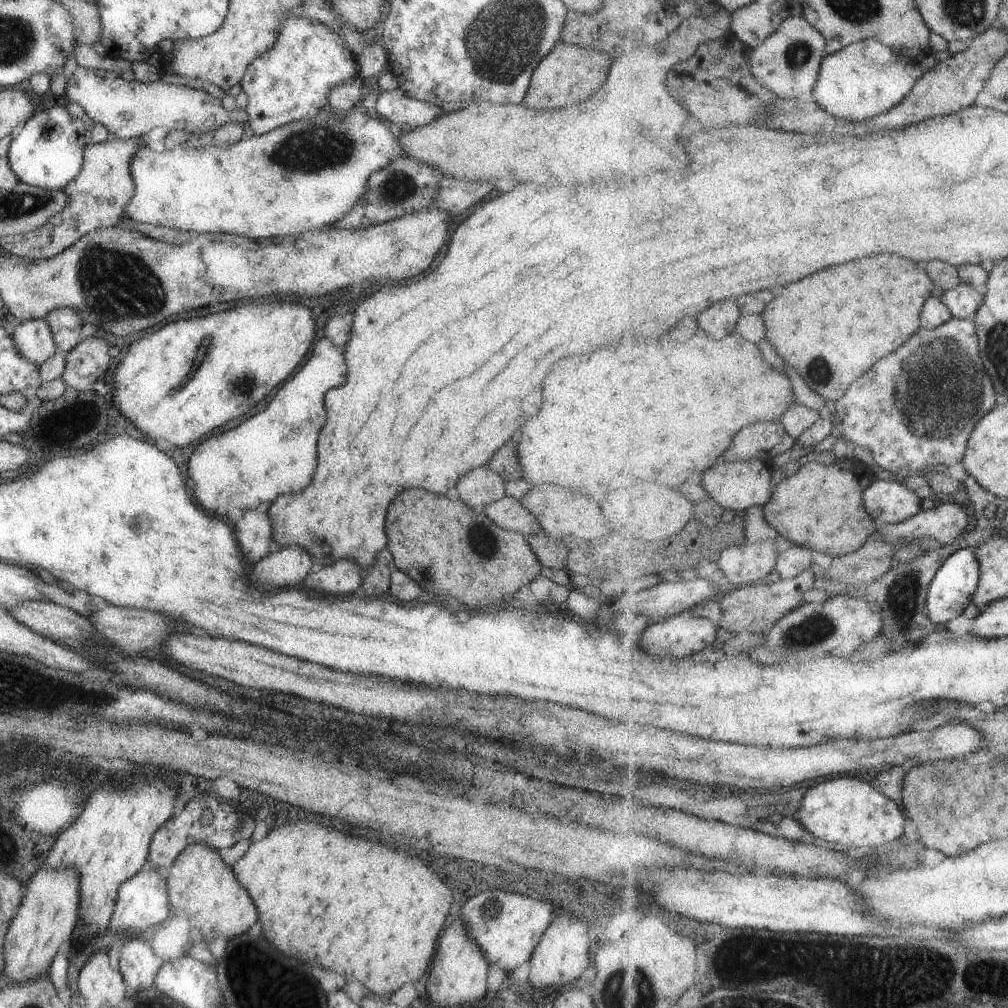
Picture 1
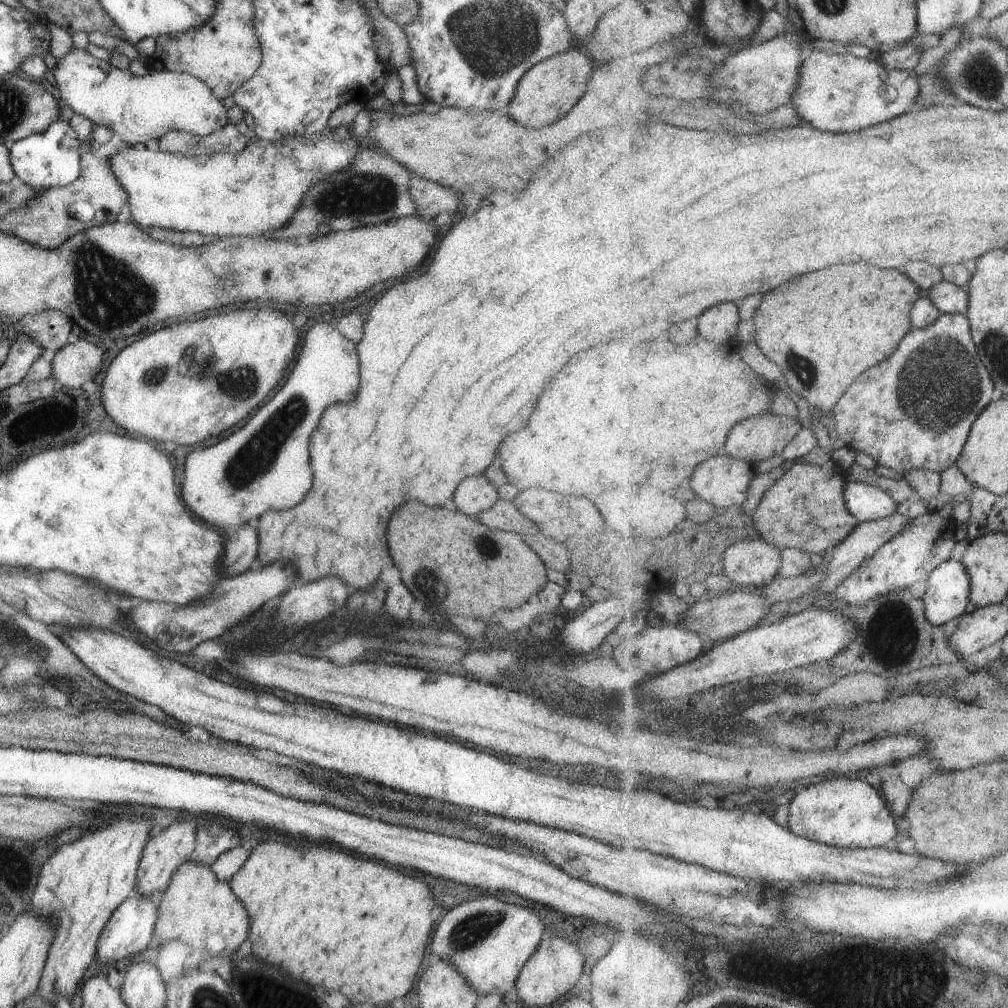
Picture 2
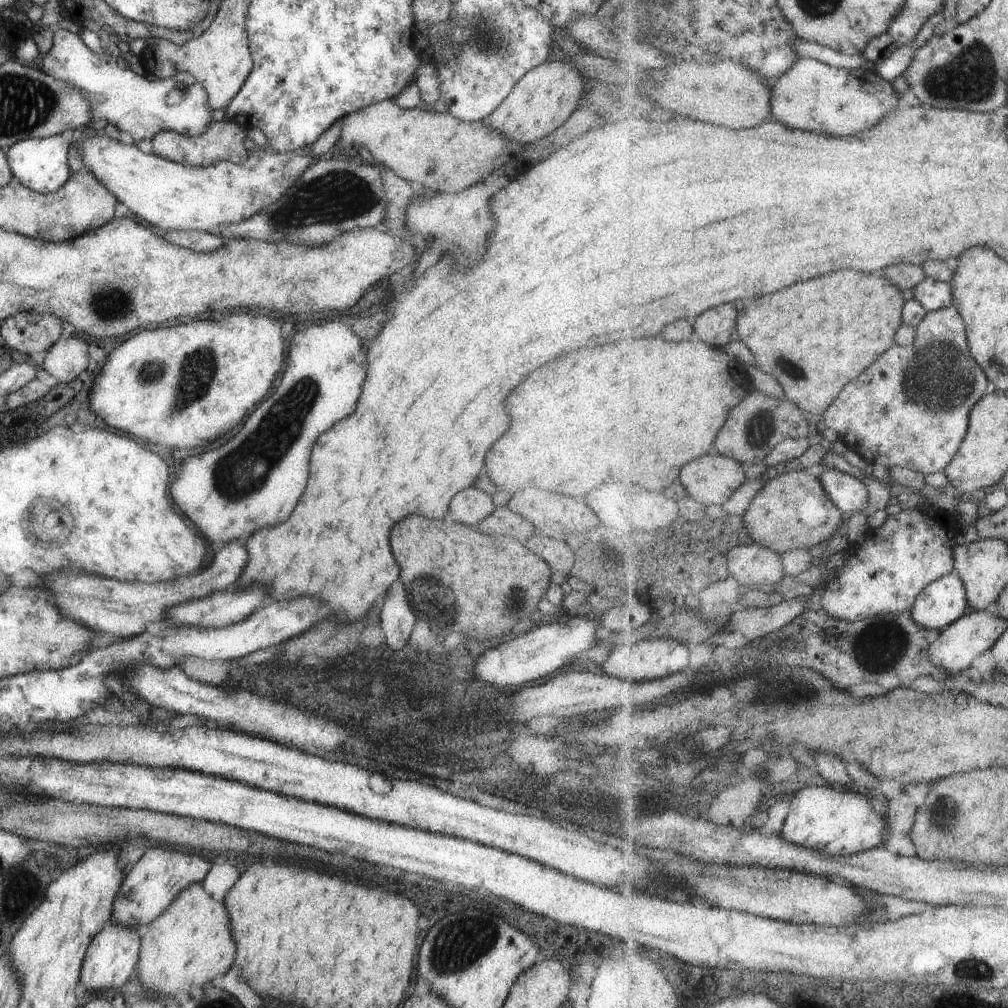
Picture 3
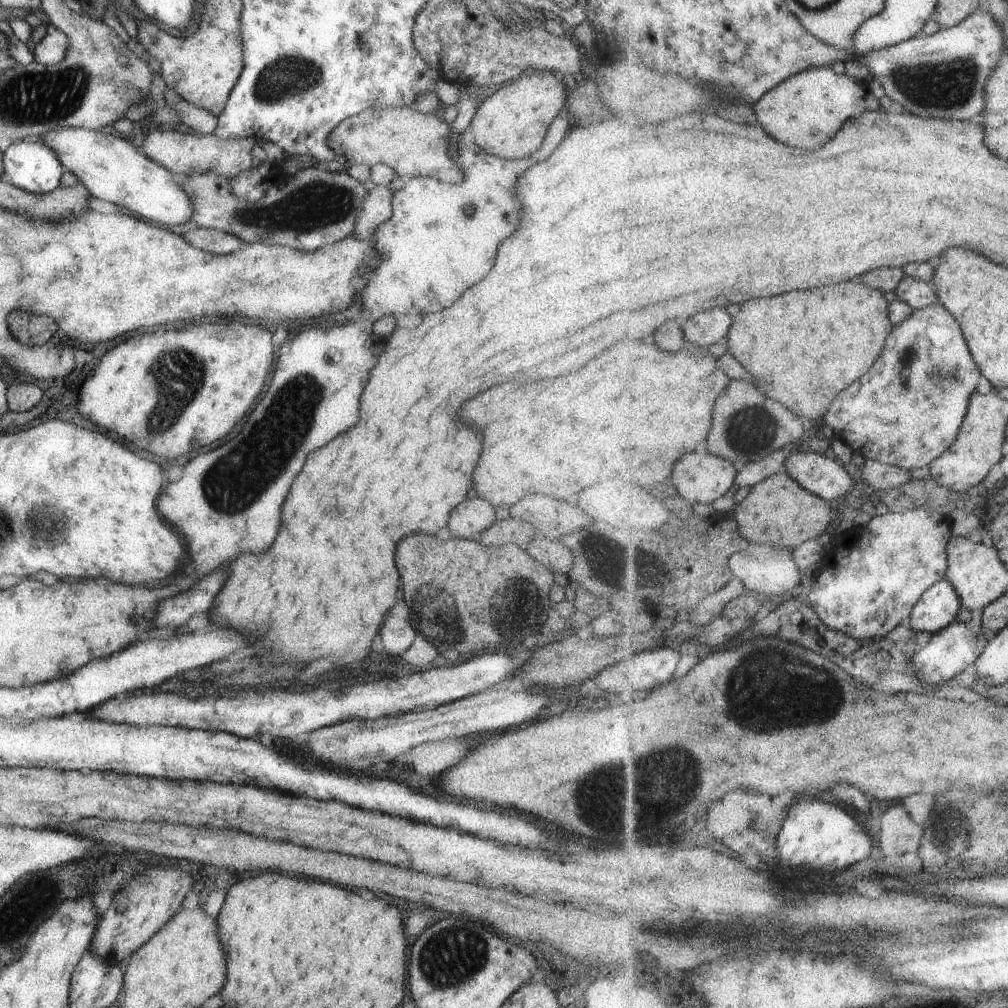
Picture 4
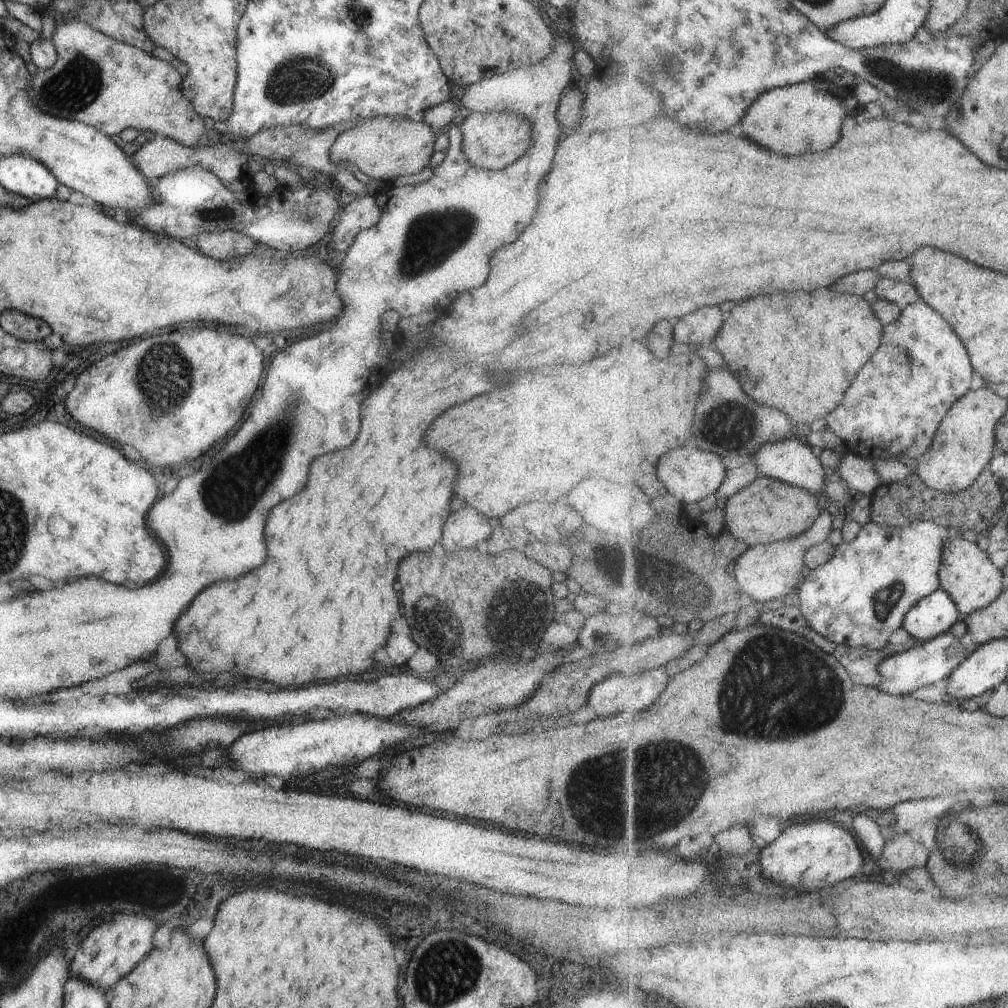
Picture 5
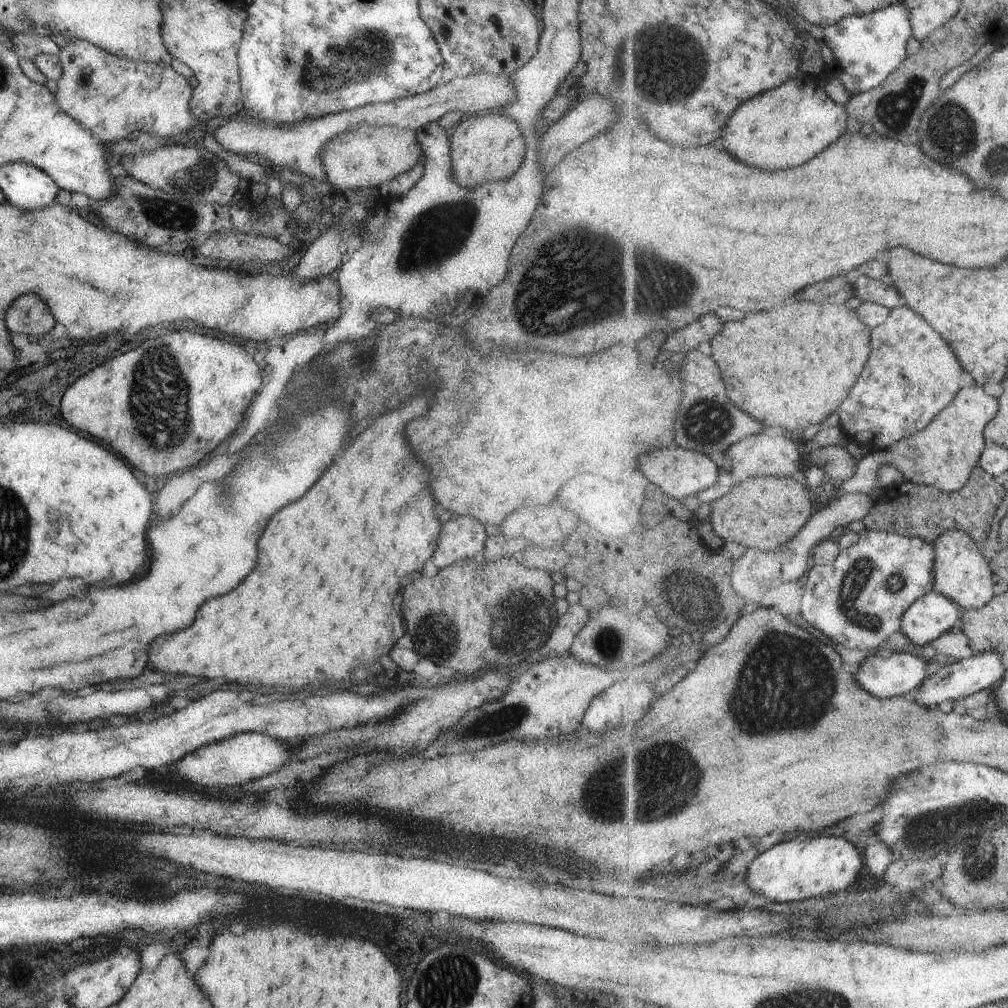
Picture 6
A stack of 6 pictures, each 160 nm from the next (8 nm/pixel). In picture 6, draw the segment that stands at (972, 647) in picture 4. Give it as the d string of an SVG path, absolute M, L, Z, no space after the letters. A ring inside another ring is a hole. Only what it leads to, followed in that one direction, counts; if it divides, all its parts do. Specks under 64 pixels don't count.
M893 652L888 657L869 655L859 666L855 678L879 698L901 696L931 676L931 664L911 653Z

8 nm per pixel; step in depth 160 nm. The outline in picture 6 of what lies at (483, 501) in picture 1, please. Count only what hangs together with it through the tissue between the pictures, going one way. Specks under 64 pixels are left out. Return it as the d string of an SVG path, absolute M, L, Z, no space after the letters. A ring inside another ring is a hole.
M449 518L439 530L437 548L433 552L433 564L437 568L443 568L464 558L473 559L473 554L483 548L485 537L483 526L475 518Z

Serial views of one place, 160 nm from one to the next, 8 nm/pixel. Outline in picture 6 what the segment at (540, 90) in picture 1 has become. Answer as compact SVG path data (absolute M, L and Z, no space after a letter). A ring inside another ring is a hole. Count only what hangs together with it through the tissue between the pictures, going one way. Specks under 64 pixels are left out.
M495 112L469 115L467 120L458 122L448 135L450 169L459 186L471 189L485 180L503 180L510 177L522 163L525 144L522 130L517 122Z

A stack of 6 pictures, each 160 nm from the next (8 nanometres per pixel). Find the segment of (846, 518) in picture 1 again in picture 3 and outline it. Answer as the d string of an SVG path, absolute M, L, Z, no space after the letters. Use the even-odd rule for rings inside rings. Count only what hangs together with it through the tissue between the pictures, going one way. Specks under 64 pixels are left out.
M805 469L789 471L783 475L777 475L764 484L759 494L751 501L748 511L742 516L744 530L752 538L753 542L770 548L782 555L786 551L795 549L813 548L825 540L829 540L836 534L837 528L843 522L842 510L834 503L834 500L826 493L821 480L807 474Z

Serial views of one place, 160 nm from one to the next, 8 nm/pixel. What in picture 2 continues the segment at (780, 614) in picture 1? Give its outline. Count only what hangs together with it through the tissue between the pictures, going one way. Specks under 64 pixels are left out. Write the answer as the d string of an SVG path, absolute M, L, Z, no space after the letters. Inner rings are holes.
M735 587L725 594L717 594L710 600L690 605L675 625L693 631L701 638L709 637L714 641L725 641L737 637L739 632L745 632L751 626L755 626L772 609L765 606L764 597L758 593L758 589Z

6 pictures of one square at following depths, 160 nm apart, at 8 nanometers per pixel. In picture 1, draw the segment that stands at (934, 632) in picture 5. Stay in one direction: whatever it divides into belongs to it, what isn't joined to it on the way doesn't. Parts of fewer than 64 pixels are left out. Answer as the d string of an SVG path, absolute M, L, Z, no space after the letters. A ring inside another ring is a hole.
M973 548L959 549L946 560L946 563L937 571L928 591L928 615L935 624L943 627L949 620L965 612L965 608L973 602L975 593L978 591L980 574L981 565Z

